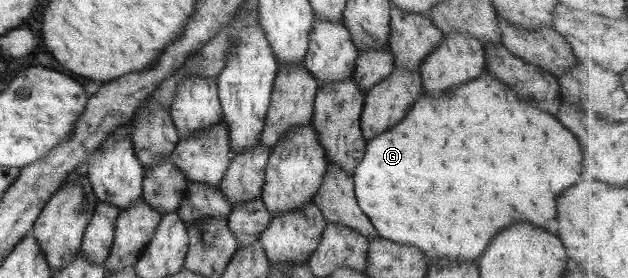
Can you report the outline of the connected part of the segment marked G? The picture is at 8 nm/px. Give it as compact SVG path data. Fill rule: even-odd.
M483 71L476 79L449 89L441 97L419 97L399 125L381 132L381 134L366 142L365 154L363 154L361 162L355 166L350 176L357 205L377 230L379 238L387 239L397 244L407 243L407 245L413 245L413 247L421 249L427 257L439 257L439 259L451 259L451 261L455 261L455 259L471 261L471 259L475 259L475 257L479 257L483 253L483 249L487 247L487 243L491 241L495 231L501 231L503 227L507 227L507 223L523 219L523 221L529 221L529 223L533 223L537 227L545 227L545 223L555 217L555 195L559 195L559 191L571 187L579 179L581 153L579 153L577 143L575 136L570 131L567 131L565 127L561 127L549 113L543 113L537 107L521 103L517 99L515 91L506 87L495 77L492 77L491 74ZM469 161L477 161L477 165L485 165L485 167L465 167L465 165L473 165ZM461 169L493 169L493 171L461 171Z

